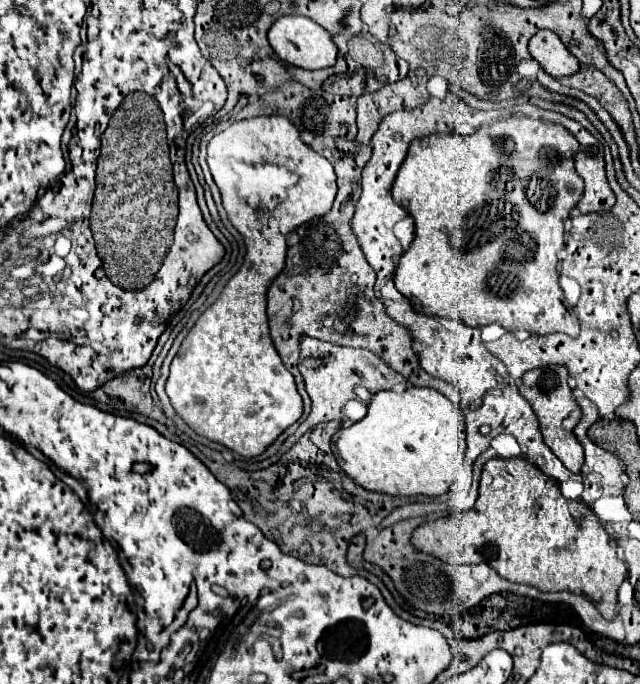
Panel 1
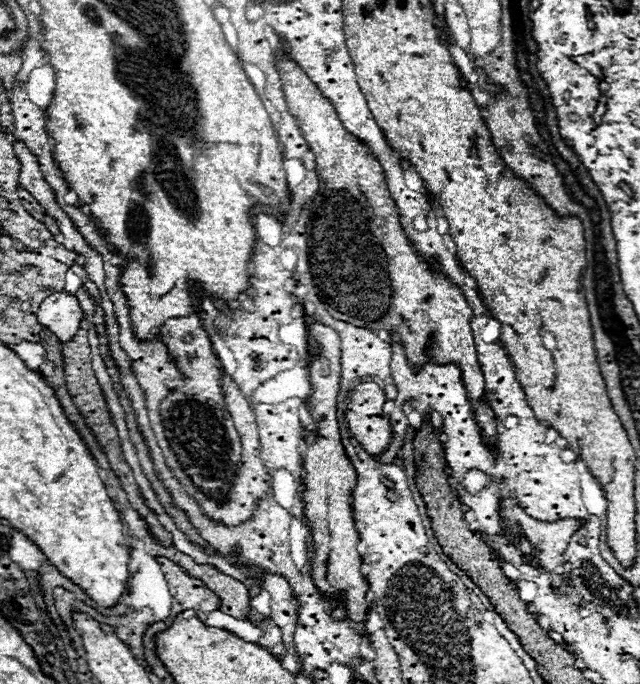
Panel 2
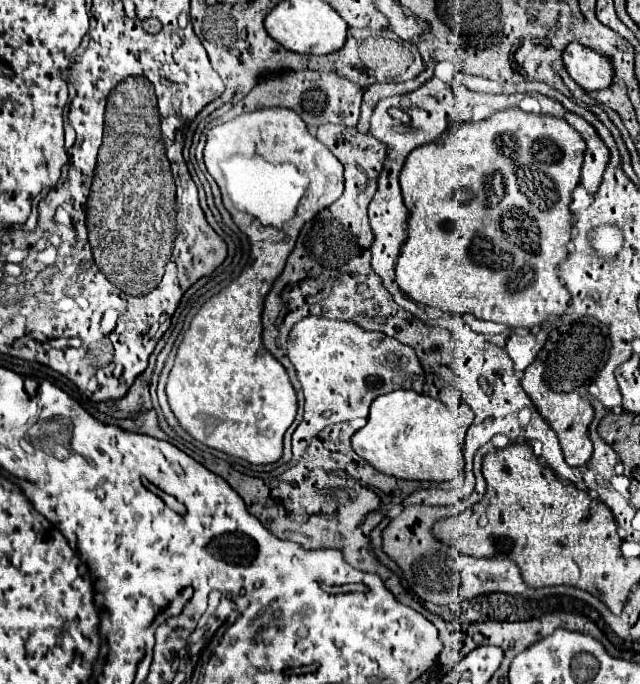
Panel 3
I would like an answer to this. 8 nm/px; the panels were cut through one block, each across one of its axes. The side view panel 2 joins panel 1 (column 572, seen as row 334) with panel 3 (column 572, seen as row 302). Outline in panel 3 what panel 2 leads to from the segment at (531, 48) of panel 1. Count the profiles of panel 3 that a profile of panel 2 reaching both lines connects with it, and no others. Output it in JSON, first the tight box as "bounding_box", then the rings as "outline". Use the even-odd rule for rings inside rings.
{"bounding_box":[562,42,614,92],"outline":[[[570,42],[562,52],[562,62],[570,78],[586,92],[606,88],[612,82],[614,72],[610,60],[582,44]]]}

